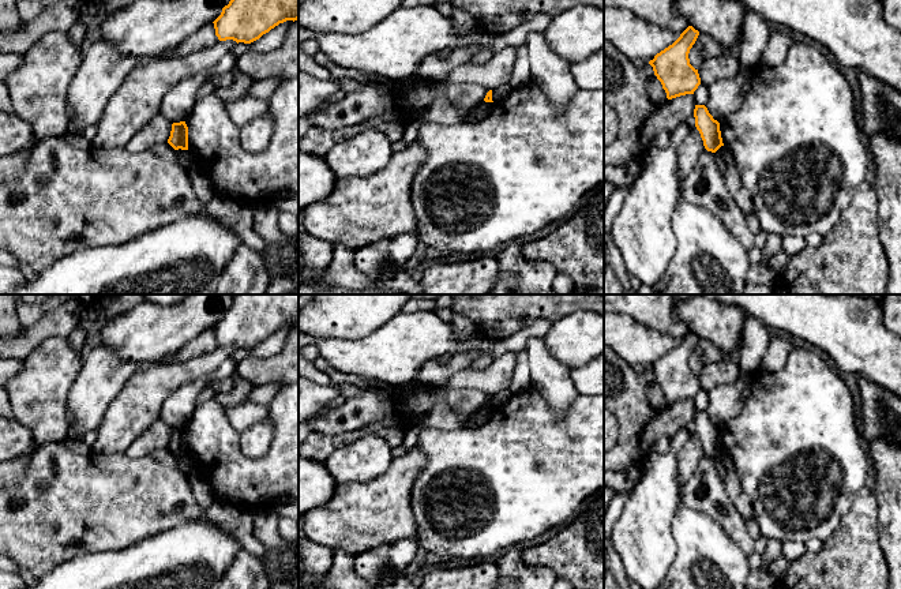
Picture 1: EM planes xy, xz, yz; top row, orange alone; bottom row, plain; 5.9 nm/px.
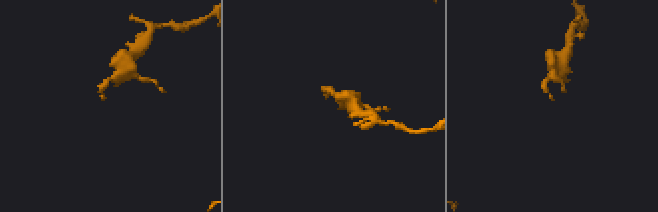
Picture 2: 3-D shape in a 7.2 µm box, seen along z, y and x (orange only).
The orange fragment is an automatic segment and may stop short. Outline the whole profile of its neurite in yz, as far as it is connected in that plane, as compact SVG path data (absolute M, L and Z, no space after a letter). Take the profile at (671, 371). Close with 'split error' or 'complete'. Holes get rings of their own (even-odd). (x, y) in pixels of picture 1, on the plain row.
M688 331L672 350L649 367L668 405L694 399L701 390L698 375L690 369L688 364L698 341L699 337Z; complete

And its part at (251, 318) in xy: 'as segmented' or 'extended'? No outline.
as segmented

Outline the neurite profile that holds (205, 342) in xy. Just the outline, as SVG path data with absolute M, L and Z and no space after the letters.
M207 329L185 344L177 353L169 356L159 363L176 363L176 361L188 361L196 356L206 354L218 348L215 341L214 329Z

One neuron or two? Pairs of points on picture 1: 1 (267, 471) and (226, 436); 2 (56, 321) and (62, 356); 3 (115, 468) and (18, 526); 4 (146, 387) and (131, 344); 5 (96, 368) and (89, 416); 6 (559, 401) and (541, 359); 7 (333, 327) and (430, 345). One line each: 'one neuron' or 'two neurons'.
1: one neuron
2: two neurons
3: one neuron
4: two neurons
5: one neuron
6: one neuron
7: two neurons

